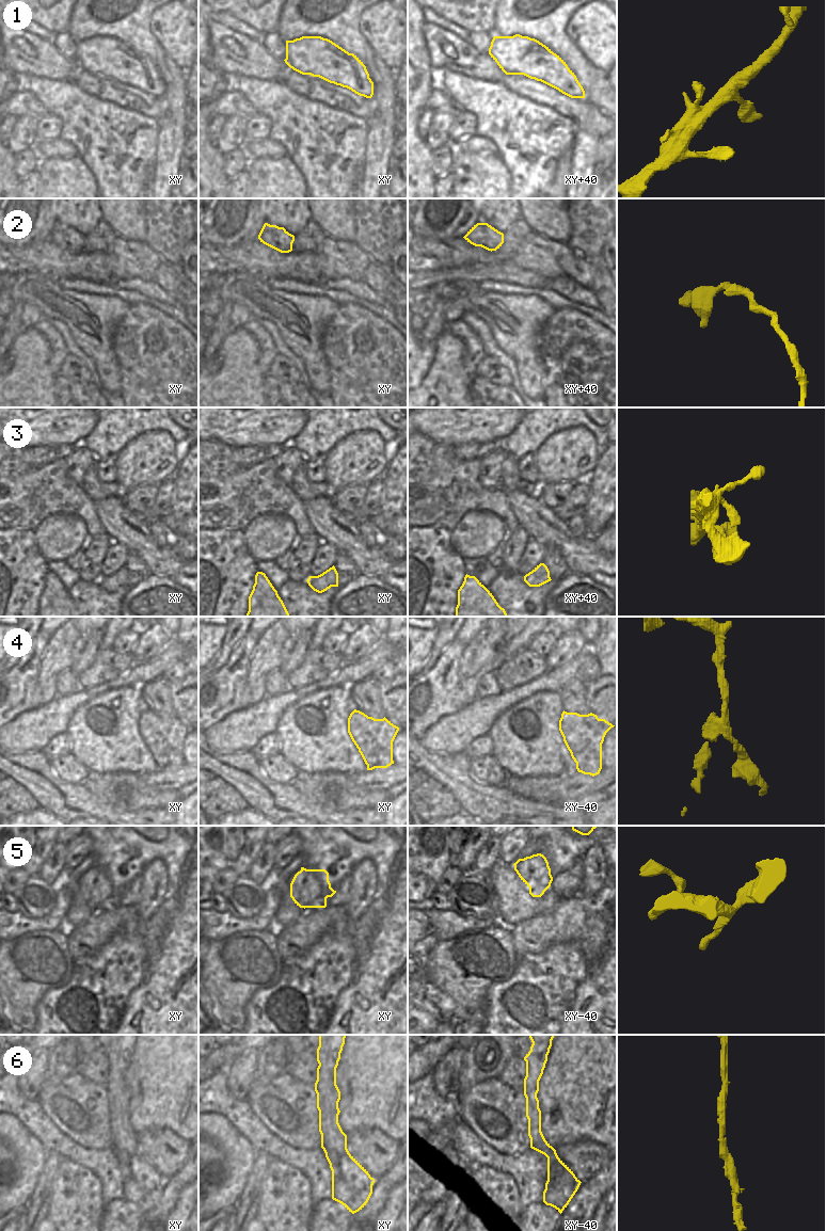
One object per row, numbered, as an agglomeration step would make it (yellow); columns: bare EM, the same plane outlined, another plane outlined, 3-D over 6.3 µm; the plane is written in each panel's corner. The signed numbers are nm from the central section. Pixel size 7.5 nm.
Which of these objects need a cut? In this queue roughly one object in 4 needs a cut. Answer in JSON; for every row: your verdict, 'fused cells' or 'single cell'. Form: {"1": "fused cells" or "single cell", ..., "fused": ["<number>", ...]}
{"1": "single cell", "2": "single cell", "3": "single cell", "4": "fused cells", "5": "single cell", "6": "single cell", "fused": ["4"]}

